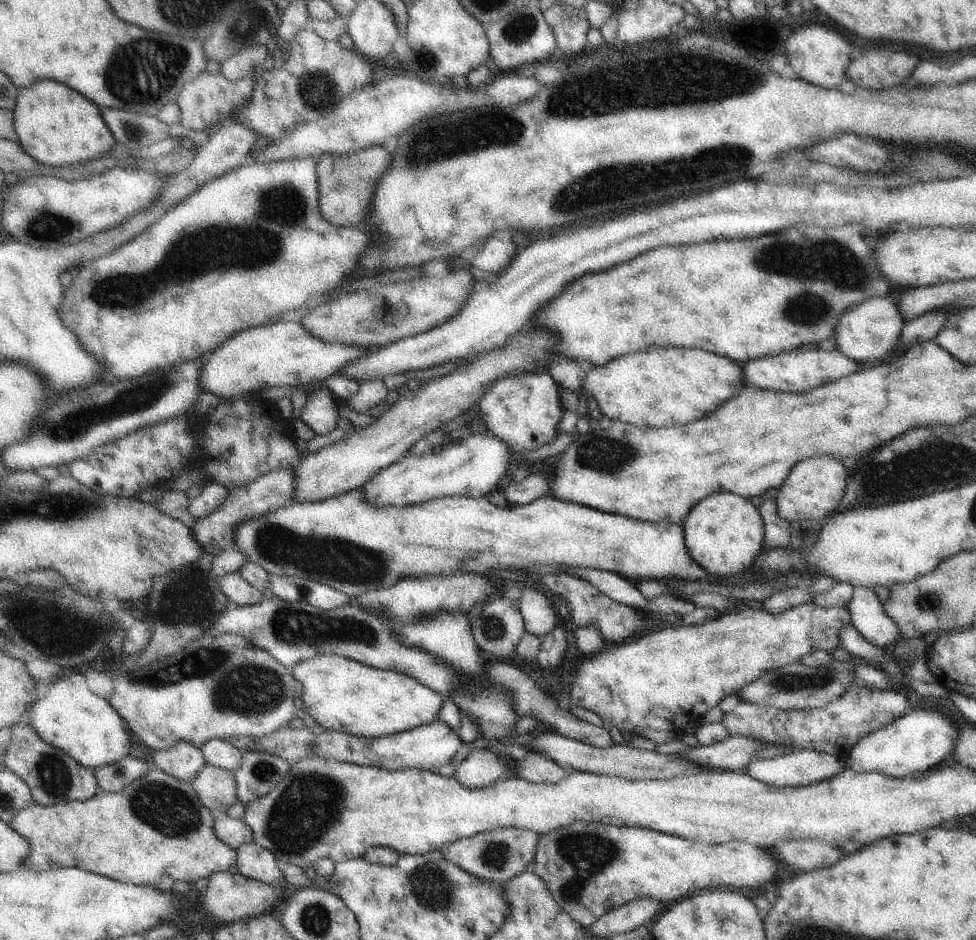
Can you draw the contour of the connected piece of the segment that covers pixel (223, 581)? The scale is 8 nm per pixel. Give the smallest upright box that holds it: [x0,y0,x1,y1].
[219,573,265,606]

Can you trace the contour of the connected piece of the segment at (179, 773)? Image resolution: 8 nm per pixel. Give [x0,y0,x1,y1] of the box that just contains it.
[154,742,206,784]

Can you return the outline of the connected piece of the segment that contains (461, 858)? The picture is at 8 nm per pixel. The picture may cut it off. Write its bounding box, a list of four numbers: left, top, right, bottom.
[442,828,541,882]

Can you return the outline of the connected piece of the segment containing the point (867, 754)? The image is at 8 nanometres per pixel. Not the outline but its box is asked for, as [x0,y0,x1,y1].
[844,708,958,778]

